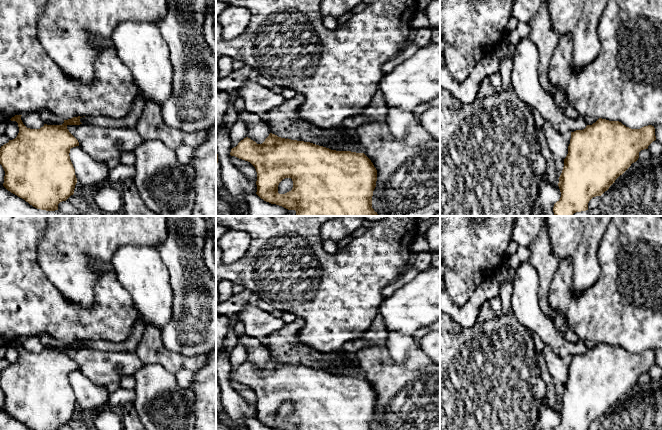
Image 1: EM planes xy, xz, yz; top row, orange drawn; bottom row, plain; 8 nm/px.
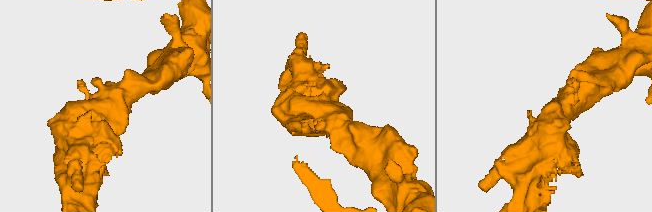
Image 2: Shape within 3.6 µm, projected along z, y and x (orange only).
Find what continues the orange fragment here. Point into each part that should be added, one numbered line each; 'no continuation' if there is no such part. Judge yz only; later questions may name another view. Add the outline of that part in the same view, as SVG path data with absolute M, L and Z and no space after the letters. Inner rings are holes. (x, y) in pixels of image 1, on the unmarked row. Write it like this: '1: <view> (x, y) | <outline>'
no continuation

